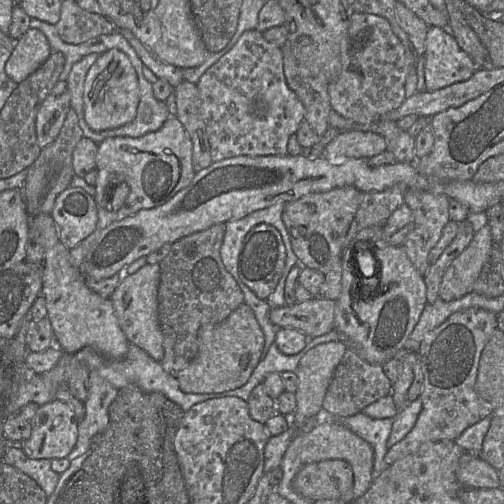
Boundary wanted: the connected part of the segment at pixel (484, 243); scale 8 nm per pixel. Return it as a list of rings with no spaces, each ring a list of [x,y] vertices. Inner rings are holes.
[[[488,225],[475,232],[464,251],[447,267],[439,287],[439,299],[449,302],[473,291],[481,269],[493,247]]]

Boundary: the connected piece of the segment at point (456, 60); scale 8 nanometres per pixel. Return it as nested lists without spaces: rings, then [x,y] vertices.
[[[429,27],[422,57],[425,60],[424,79],[426,91],[436,91],[451,84],[466,81],[477,70],[477,65],[459,46],[451,32],[440,27]]]

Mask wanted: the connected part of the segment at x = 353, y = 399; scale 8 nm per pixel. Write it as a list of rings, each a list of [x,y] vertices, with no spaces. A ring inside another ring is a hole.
[[[347,348],[337,365],[323,399],[322,408],[338,417],[361,412],[366,406],[391,394],[392,384],[383,372],[382,365],[371,364],[352,348]]]

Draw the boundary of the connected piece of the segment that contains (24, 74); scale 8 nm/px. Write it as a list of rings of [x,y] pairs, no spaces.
[[[30,27],[14,42],[13,51],[5,64],[5,72],[11,80],[20,83],[38,69],[51,53],[46,36]]]

